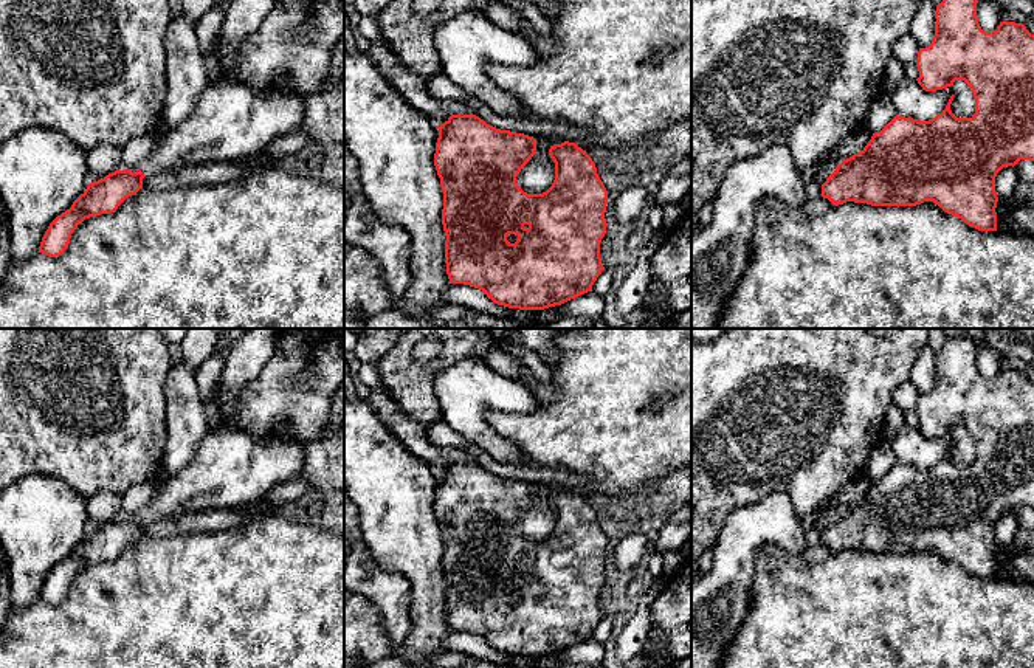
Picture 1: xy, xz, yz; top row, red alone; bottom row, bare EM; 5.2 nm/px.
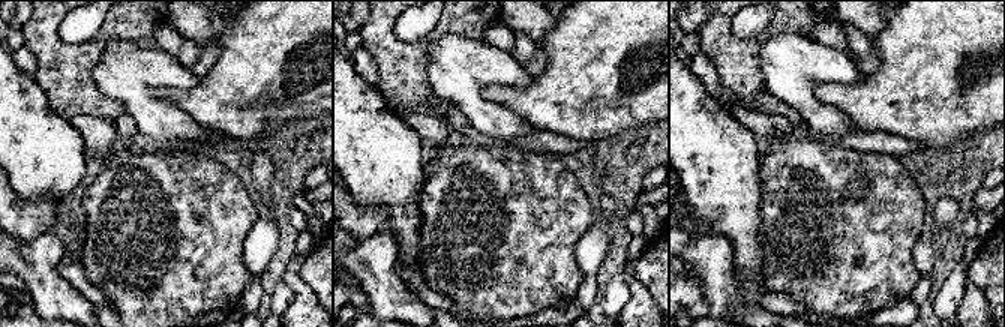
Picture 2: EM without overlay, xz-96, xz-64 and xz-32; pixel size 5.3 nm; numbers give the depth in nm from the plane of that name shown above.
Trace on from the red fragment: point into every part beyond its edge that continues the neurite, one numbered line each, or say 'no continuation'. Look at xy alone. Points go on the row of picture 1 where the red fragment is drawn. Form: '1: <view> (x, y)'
no continuation

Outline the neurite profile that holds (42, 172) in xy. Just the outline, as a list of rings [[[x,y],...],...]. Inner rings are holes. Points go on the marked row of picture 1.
[[[33,126],[0,144],[0,197],[9,214],[11,262],[36,254],[50,223],[87,186],[85,152],[62,132]]]

